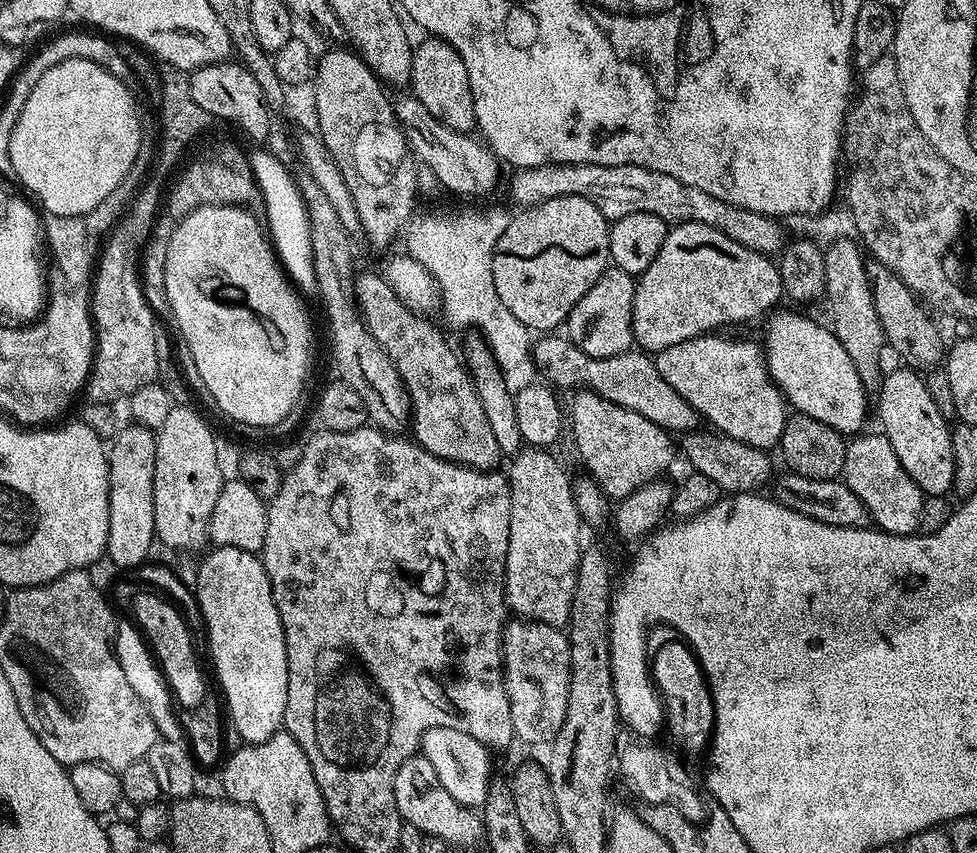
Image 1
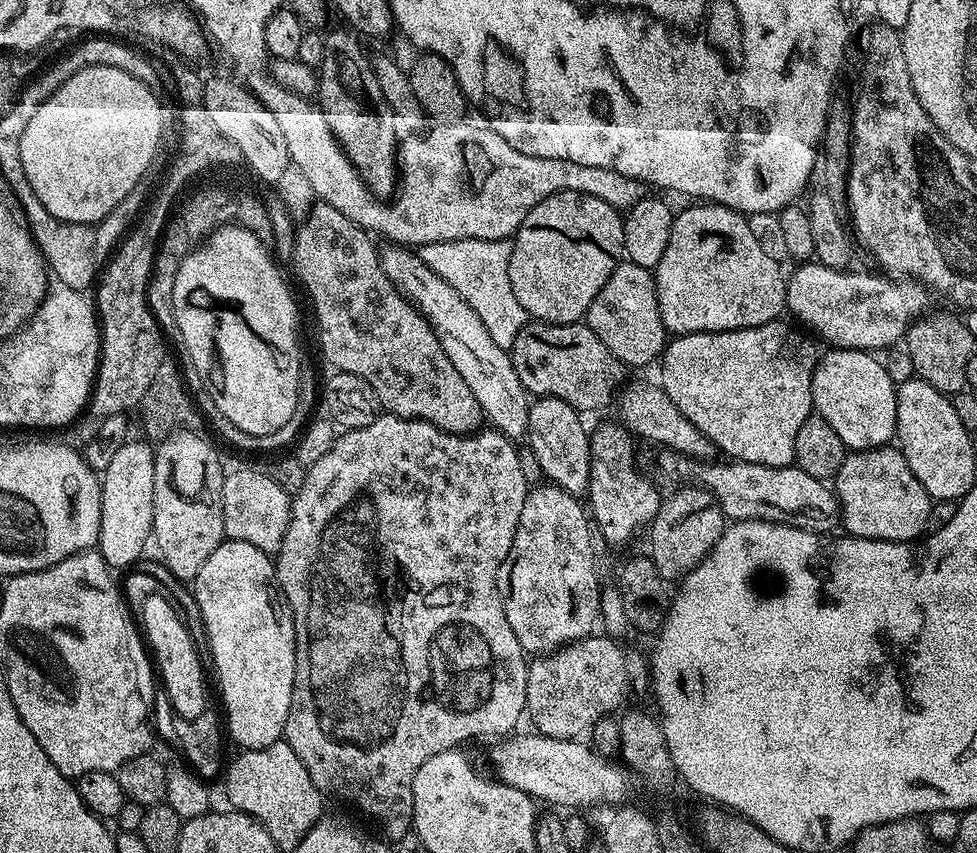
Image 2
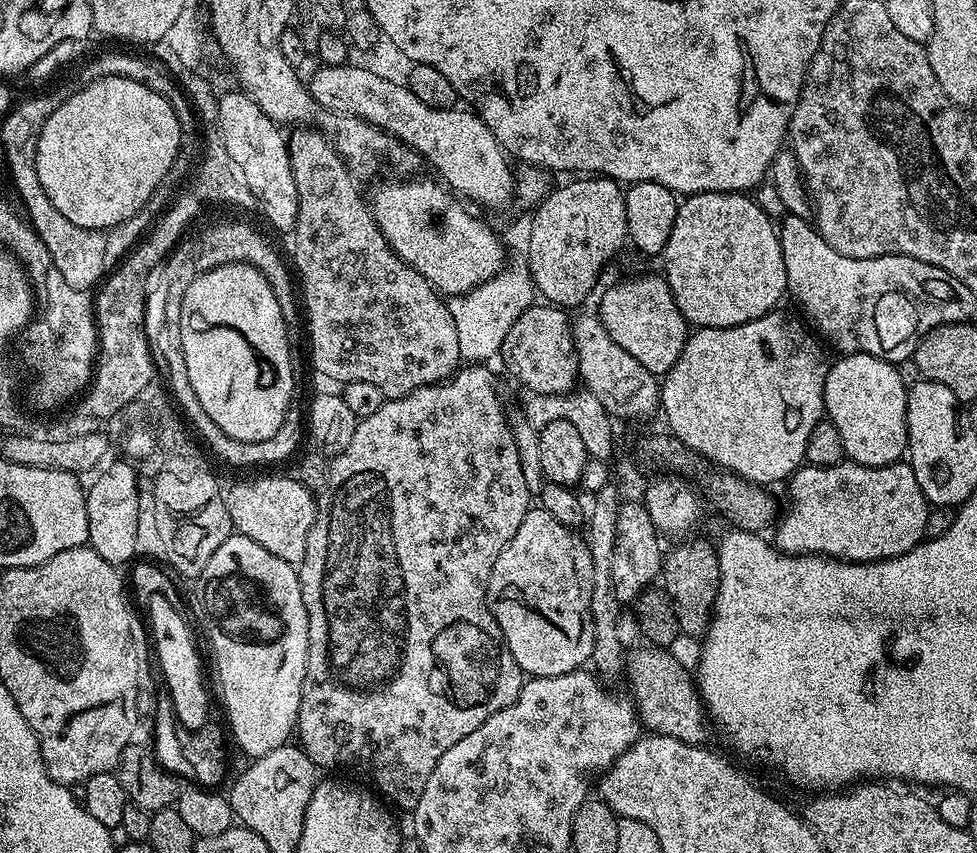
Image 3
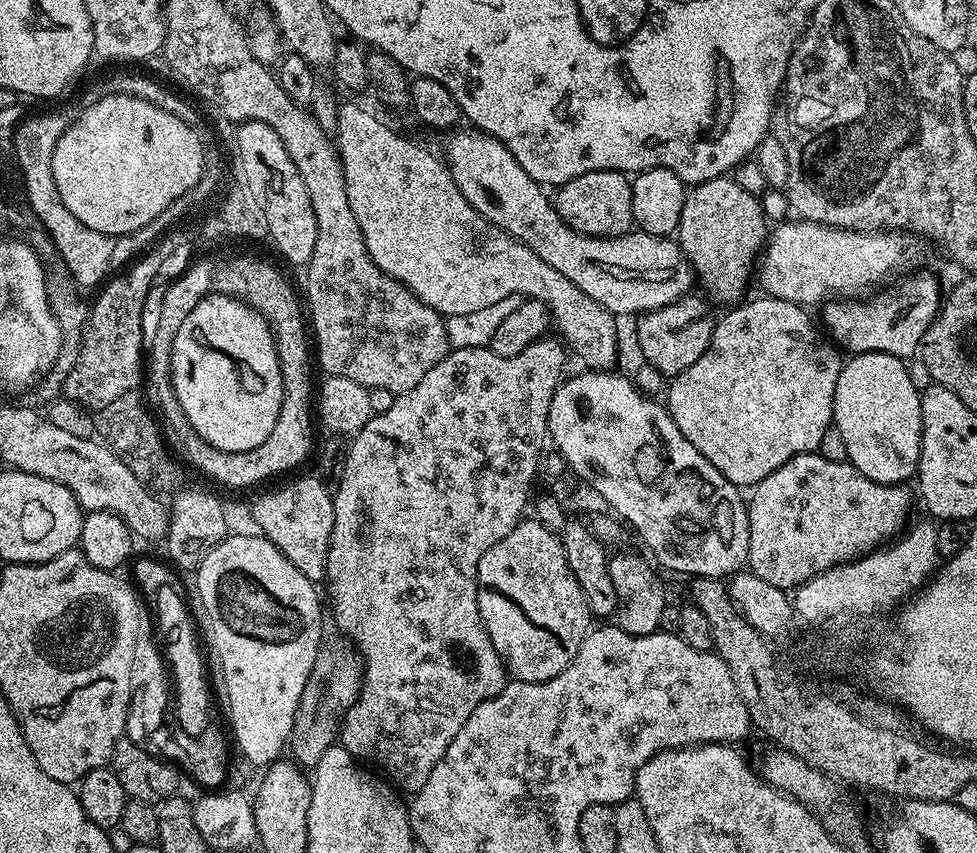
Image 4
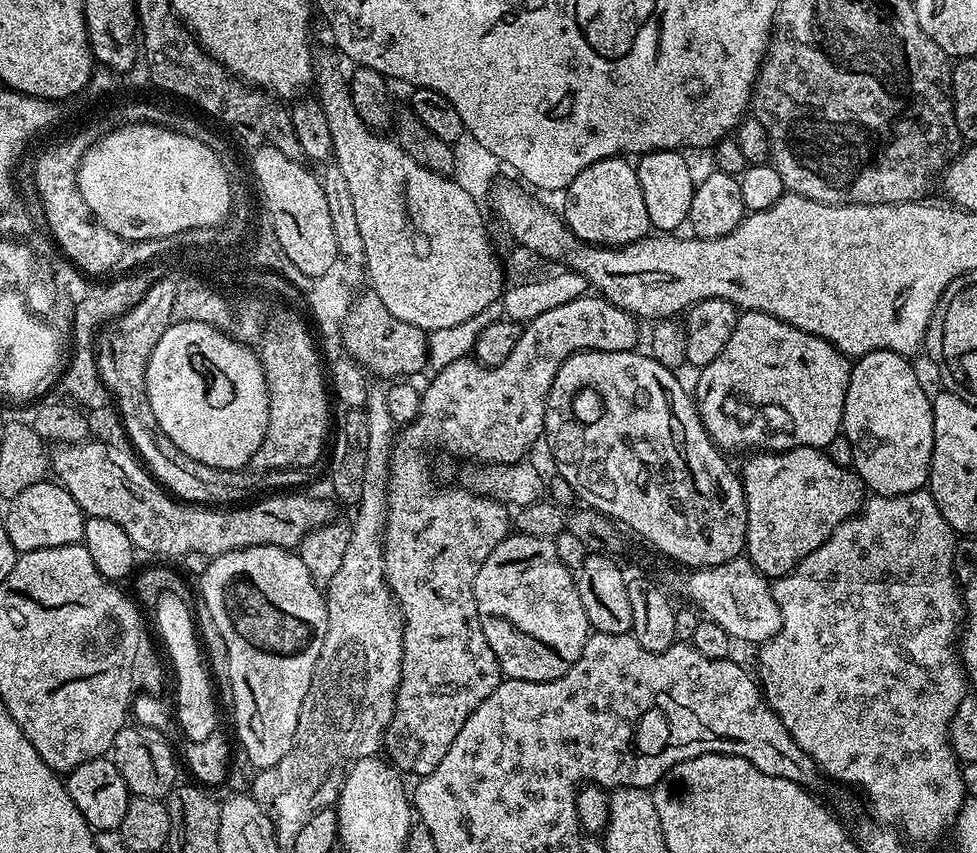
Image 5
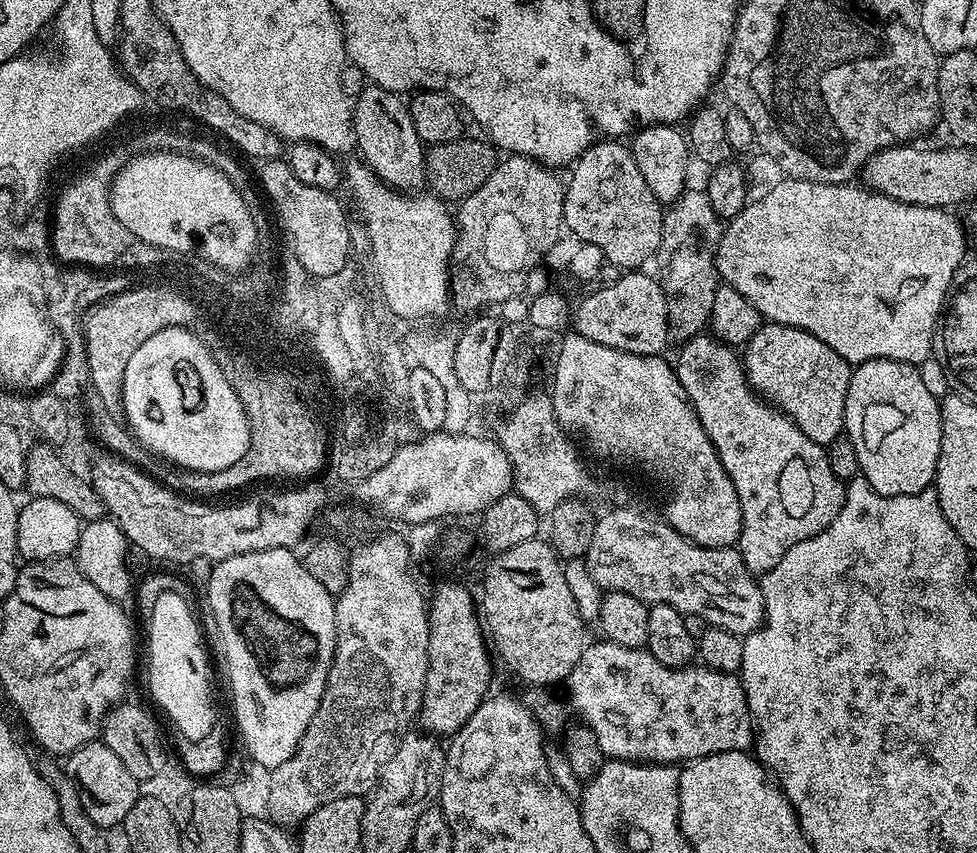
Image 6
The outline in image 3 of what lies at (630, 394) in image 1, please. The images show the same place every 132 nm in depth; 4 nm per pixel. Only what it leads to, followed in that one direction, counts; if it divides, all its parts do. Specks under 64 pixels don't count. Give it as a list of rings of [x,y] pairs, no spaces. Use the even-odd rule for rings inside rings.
[[[533,302],[510,326],[506,342],[502,342],[499,359],[504,360],[508,372],[520,384],[525,384],[529,393],[538,395],[562,395],[577,387],[580,363],[576,357],[576,344],[572,340],[572,324],[565,309],[547,302]]]

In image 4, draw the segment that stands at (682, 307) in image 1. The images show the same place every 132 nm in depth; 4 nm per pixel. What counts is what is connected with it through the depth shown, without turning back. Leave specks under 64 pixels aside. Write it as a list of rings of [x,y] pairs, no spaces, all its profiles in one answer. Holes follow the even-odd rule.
[[[719,176],[701,184],[691,185],[687,189],[682,206],[682,218],[677,223],[675,235],[688,260],[688,265],[692,267],[699,287],[701,284],[717,305],[720,303],[724,304],[723,306],[735,306],[745,299],[744,291],[748,288],[748,279],[751,276],[753,279],[754,265],[761,255],[769,231],[770,221],[764,217],[759,199],[742,190],[742,186],[738,186],[738,182],[734,182],[728,176]]]

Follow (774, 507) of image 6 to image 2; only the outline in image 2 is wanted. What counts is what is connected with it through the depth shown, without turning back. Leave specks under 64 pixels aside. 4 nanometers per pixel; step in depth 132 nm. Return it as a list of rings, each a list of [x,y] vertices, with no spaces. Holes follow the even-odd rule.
[[[899,447],[849,451],[834,477],[842,528],[847,535],[871,540],[911,540],[925,535],[933,499],[914,478]]]

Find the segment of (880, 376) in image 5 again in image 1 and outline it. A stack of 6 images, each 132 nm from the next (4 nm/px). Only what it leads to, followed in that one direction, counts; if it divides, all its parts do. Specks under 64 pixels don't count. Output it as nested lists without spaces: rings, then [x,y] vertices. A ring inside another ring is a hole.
[[[773,311],[767,317],[768,325],[762,339],[764,361],[768,363],[772,381],[797,413],[817,419],[841,434],[859,433],[868,416],[868,408],[870,412],[870,392],[864,387],[862,378],[858,378],[850,354],[846,354],[831,327],[824,325],[823,328],[818,321],[800,312],[780,311]]]

